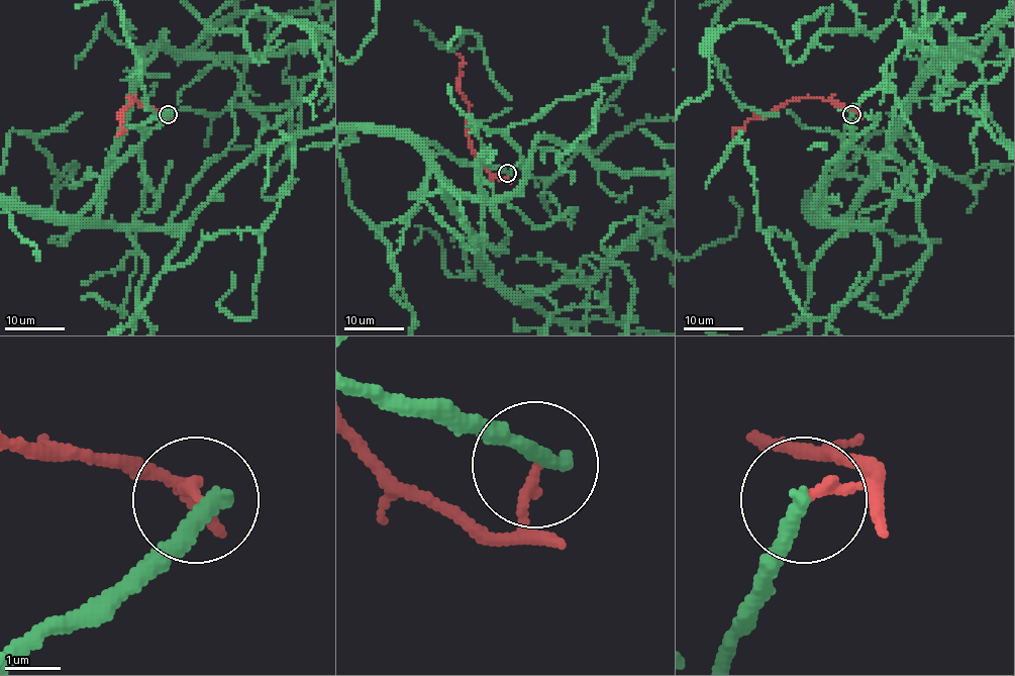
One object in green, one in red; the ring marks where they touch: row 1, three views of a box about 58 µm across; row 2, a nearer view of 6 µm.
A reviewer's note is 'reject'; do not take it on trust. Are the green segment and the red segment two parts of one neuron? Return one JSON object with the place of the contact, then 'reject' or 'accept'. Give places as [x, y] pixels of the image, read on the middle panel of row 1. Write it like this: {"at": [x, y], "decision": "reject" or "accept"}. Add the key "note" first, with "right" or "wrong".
{"note": "right", "at": [507, 173], "decision": "reject"}

